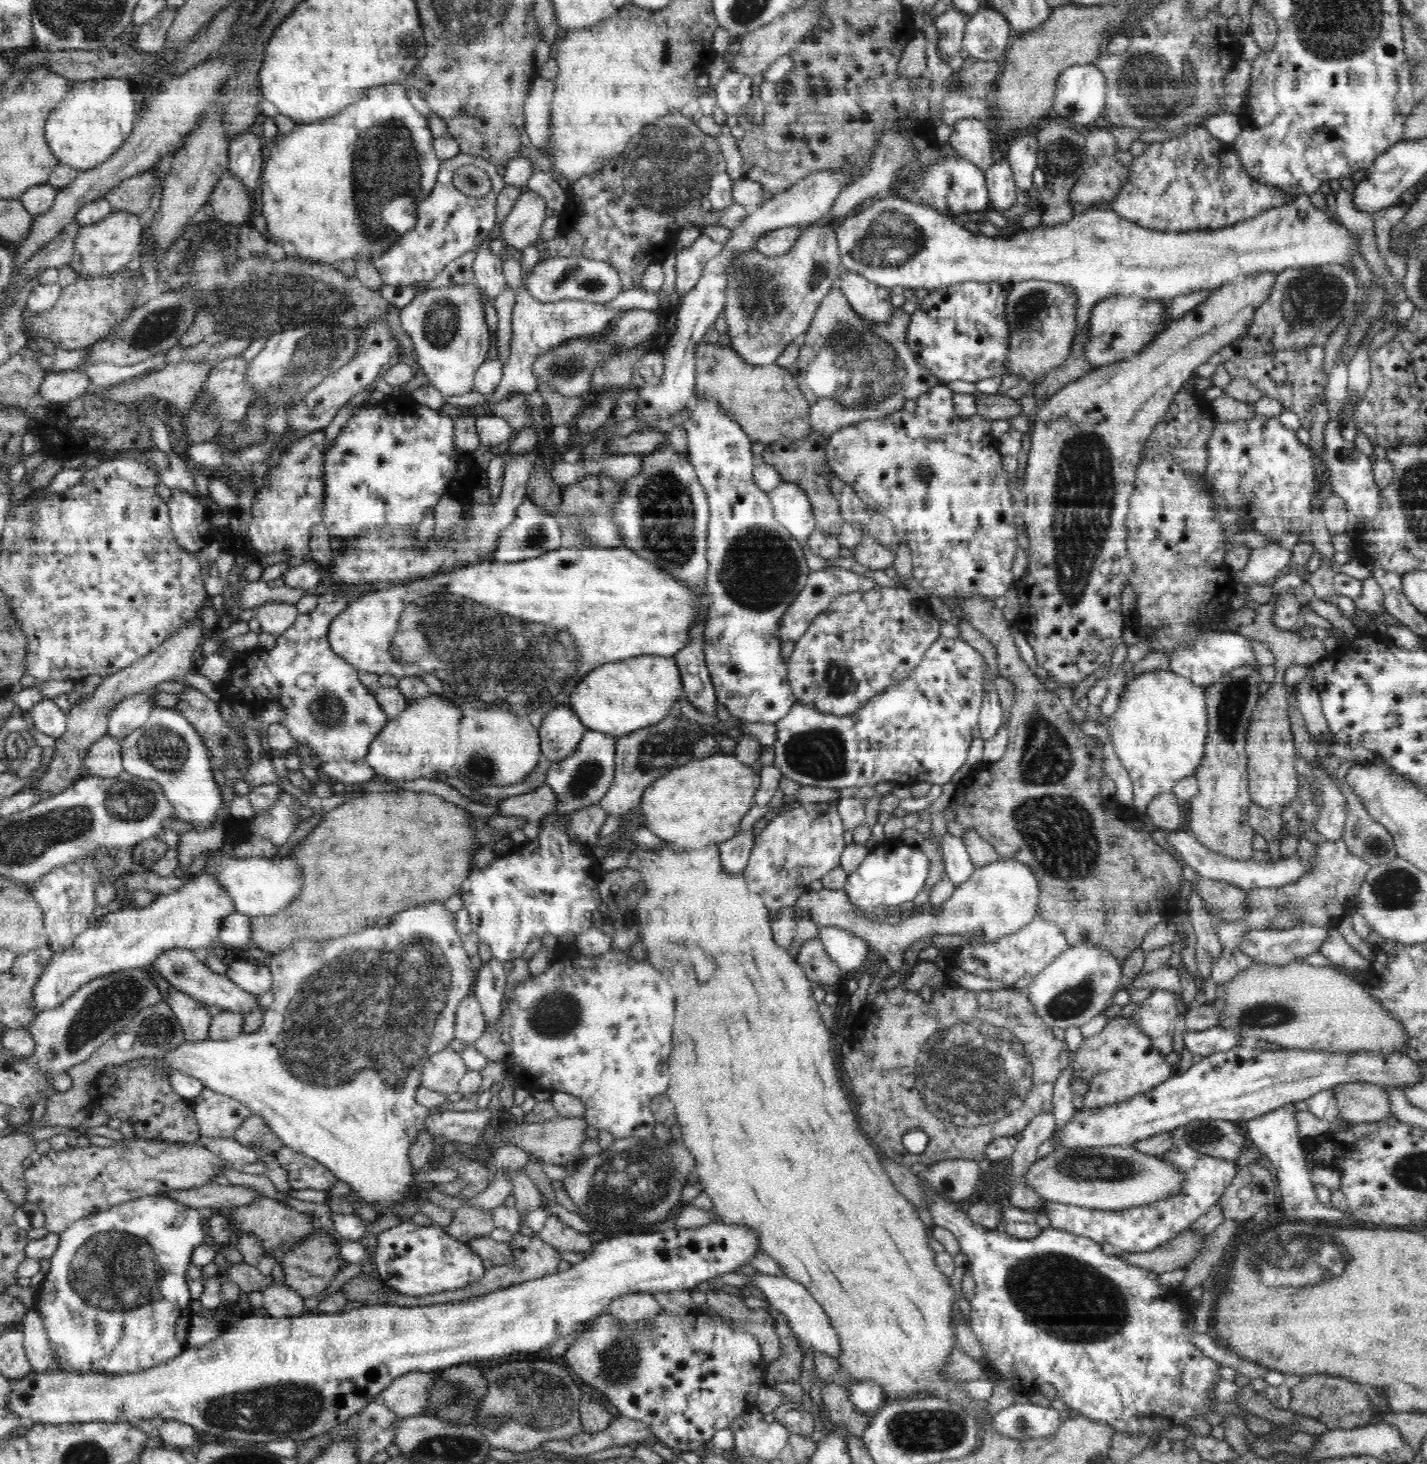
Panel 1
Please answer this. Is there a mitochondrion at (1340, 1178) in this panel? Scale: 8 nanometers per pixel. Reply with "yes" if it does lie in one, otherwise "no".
no

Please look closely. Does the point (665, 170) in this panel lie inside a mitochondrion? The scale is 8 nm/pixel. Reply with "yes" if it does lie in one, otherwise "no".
yes

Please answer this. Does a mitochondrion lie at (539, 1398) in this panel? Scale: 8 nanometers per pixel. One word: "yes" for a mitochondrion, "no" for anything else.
yes

